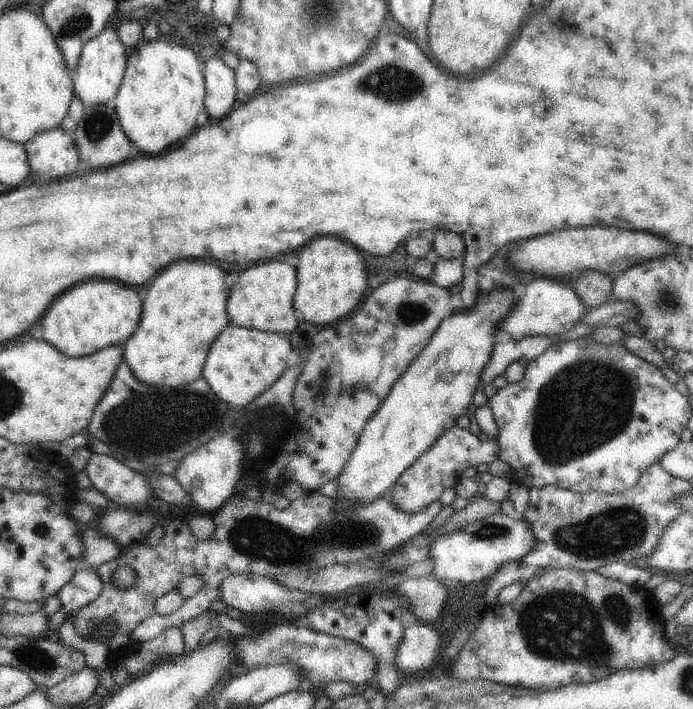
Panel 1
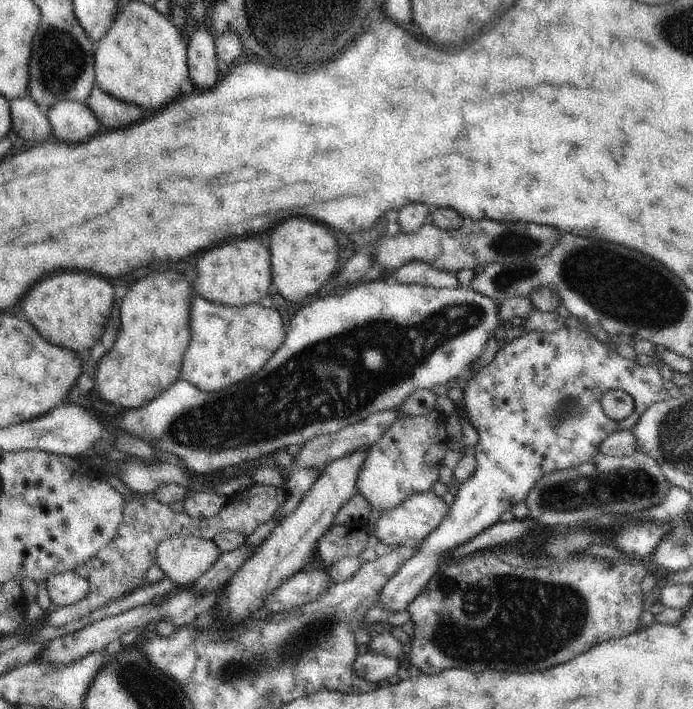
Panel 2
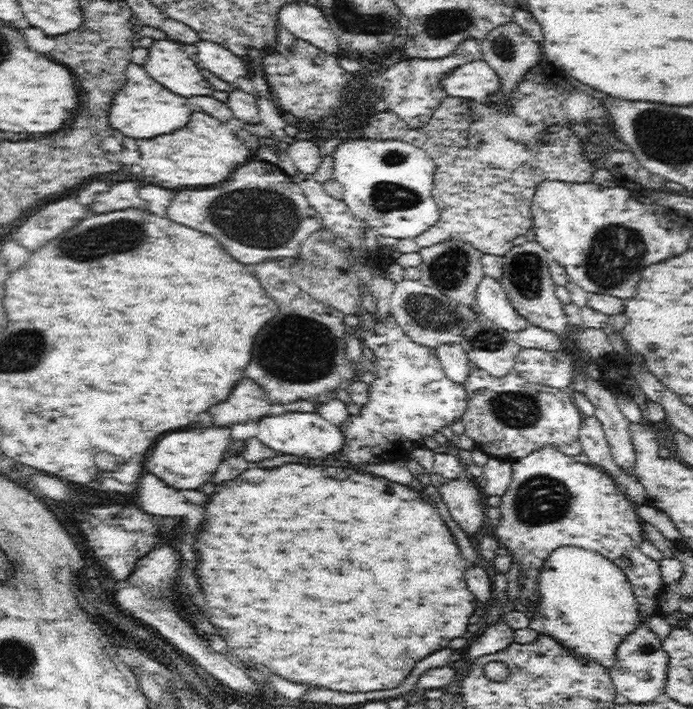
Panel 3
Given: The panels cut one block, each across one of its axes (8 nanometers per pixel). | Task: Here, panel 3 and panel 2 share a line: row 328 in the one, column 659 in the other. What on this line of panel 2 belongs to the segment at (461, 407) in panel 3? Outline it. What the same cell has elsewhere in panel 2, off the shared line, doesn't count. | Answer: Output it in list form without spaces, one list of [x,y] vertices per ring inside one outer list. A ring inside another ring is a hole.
[[[567,326],[562,327],[559,331],[555,333],[541,333],[541,332],[531,332],[527,335],[522,335],[514,339],[512,343],[503,344],[501,349],[496,354],[496,357],[492,360],[488,366],[480,368],[479,372],[474,372],[473,375],[468,373],[464,380],[464,406],[463,411],[468,415],[472,426],[476,428],[479,434],[478,444],[475,446],[475,457],[477,458],[477,469],[476,472],[466,481],[461,484],[458,494],[456,494],[456,499],[452,505],[450,505],[450,510],[446,515],[446,518],[440,523],[440,526],[432,531],[430,535],[427,536],[426,540],[423,540],[422,544],[418,545],[419,550],[417,554],[414,555],[408,562],[402,565],[402,568],[398,569],[398,572],[383,586],[379,597],[377,598],[377,604],[382,607],[386,612],[390,614],[398,614],[398,612],[404,612],[409,607],[409,604],[427,587],[429,580],[432,575],[440,570],[440,564],[446,560],[447,554],[459,547],[461,544],[476,538],[481,532],[489,529],[492,525],[495,525],[501,520],[501,516],[511,510],[514,504],[520,505],[521,502],[525,502],[527,499],[530,489],[533,484],[536,484],[540,477],[550,474],[552,471],[561,471],[564,469],[573,469],[578,465],[584,464],[587,460],[590,460],[593,456],[596,456],[599,452],[600,445],[612,434],[618,431],[632,431],[633,428],[639,424],[639,418],[650,408],[653,404],[661,403],[666,399],[670,398],[668,395],[668,386],[666,381],[660,375],[658,371],[657,359],[652,363],[652,365],[640,365],[637,361],[626,359],[622,357],[615,348],[610,348],[608,344],[602,343],[595,337],[592,333],[582,330],[581,328],[570,328]],[[608,390],[624,390],[632,396],[635,405],[633,412],[627,418],[616,421],[610,419],[602,409],[600,405],[600,398]]]

